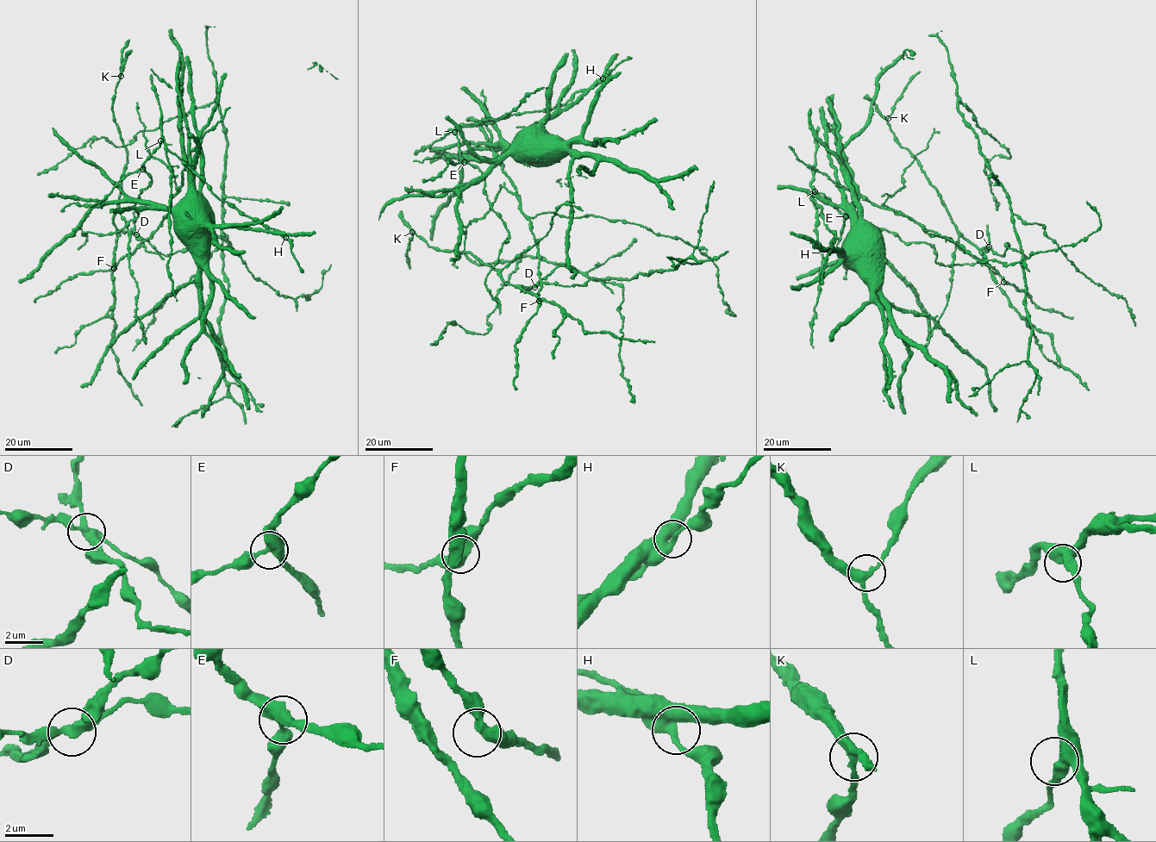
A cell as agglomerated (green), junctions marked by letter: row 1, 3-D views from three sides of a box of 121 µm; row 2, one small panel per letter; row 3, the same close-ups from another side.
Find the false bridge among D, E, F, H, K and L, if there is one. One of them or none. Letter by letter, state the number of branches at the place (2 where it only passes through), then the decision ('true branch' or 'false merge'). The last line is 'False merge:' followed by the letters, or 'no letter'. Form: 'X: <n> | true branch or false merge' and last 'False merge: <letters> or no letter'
D: 4 | false merge
E: 3 | true branch
F: 3 | true branch
H: 3 | true branch
K: 3 | true branch
L: 3 | true branch
False merge: D

